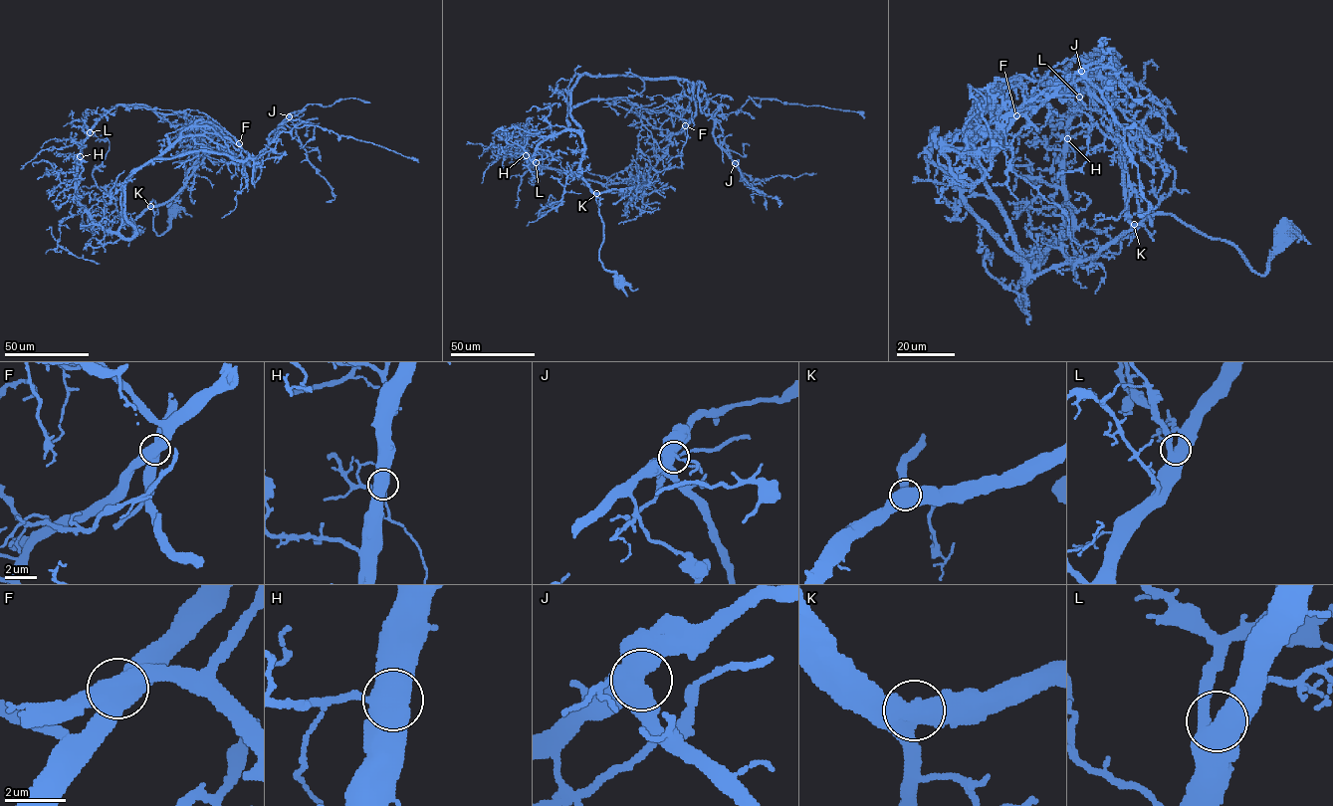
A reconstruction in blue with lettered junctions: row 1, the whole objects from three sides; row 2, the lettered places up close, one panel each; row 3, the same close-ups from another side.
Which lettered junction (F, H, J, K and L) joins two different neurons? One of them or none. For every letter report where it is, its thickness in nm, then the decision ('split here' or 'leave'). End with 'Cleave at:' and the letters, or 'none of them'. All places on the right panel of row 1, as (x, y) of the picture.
F: (1016, 115) | 550 nm | split here
H: (1067, 138) | 550 nm | leave
J: (1081, 71) | 550 nm | leave
K: (1134, 224) | 550 nm | leave
L: (1079, 97) | 500 nm | leave
Cleave at: F

